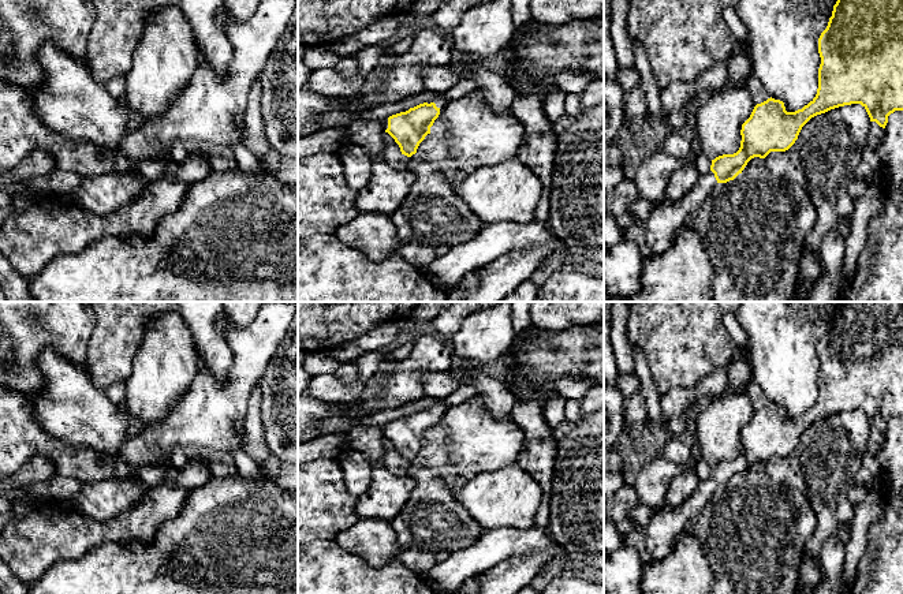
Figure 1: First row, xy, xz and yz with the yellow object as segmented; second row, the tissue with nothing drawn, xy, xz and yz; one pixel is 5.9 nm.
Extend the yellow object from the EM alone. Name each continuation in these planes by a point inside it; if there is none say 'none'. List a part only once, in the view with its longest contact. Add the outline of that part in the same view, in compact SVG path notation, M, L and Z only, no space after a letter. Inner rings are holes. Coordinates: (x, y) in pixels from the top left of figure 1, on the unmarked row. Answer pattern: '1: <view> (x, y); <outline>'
1: xz (439, 404); M437 399L428 410L434 408L437 414L443 414L448 406L444 403L443 399Z

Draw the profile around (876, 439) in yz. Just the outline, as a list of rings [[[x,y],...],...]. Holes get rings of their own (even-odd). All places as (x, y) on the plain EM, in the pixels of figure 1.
[[[870,427],[869,442],[866,451],[872,455],[876,455],[884,444],[884,434],[880,433],[876,427]]]

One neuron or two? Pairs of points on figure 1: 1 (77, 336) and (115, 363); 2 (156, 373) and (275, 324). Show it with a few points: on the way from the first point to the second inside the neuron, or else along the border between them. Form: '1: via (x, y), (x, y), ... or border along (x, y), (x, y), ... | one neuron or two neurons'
1: border along (96, 316), (96, 324), (86, 350), (86, 370) | two neurons
2: border along (198, 357), (197, 374), (187, 387) | two neurons

